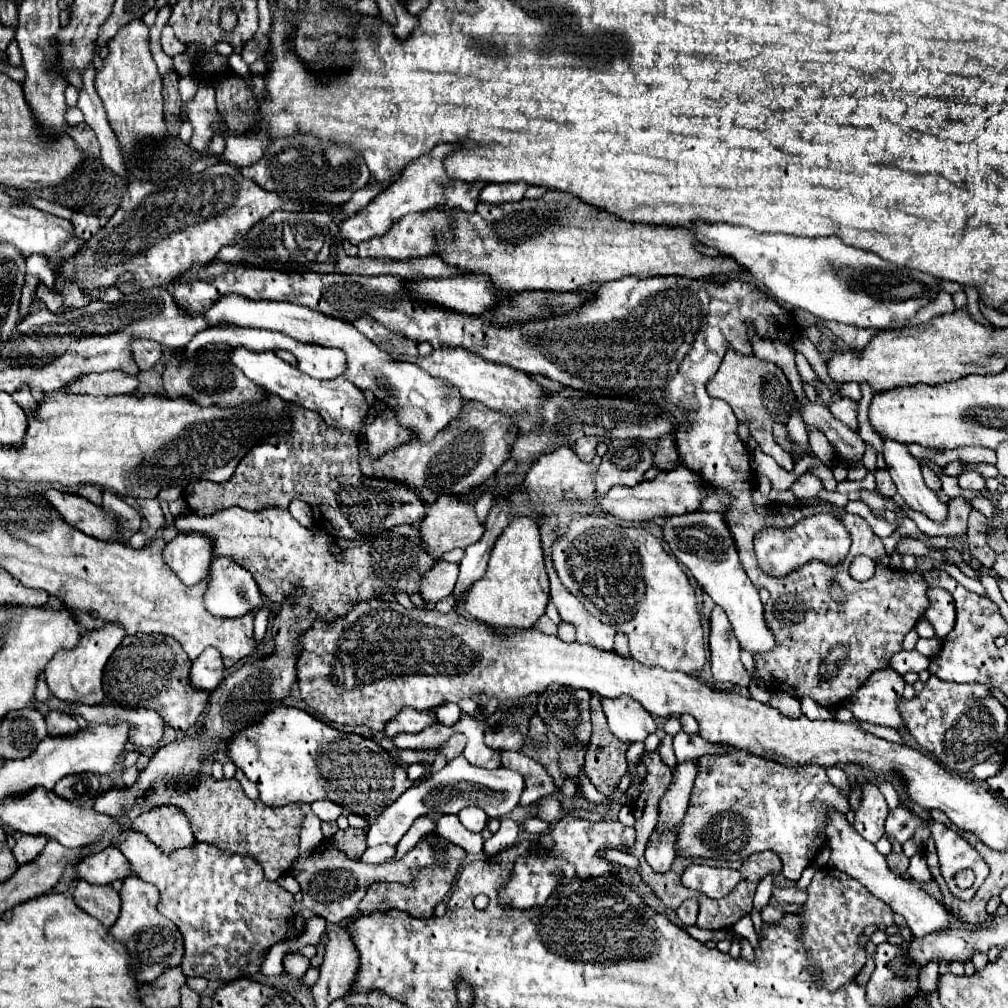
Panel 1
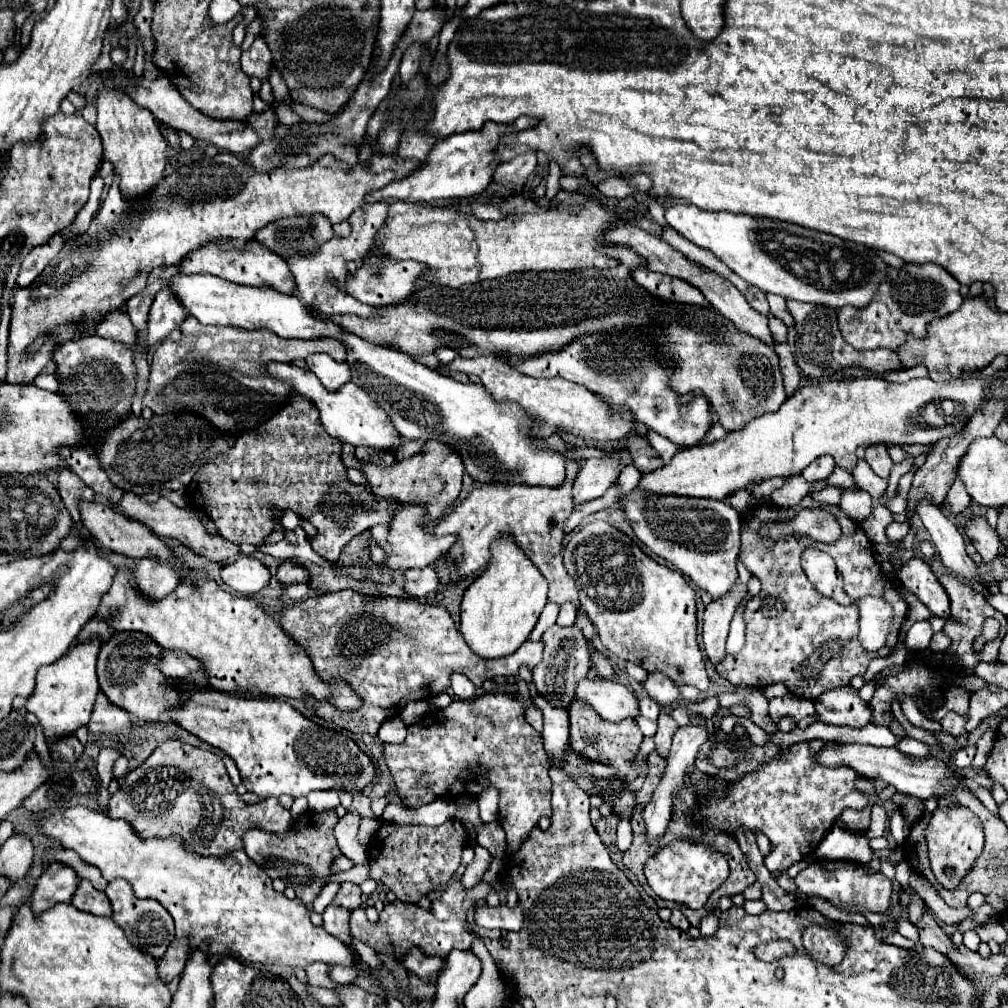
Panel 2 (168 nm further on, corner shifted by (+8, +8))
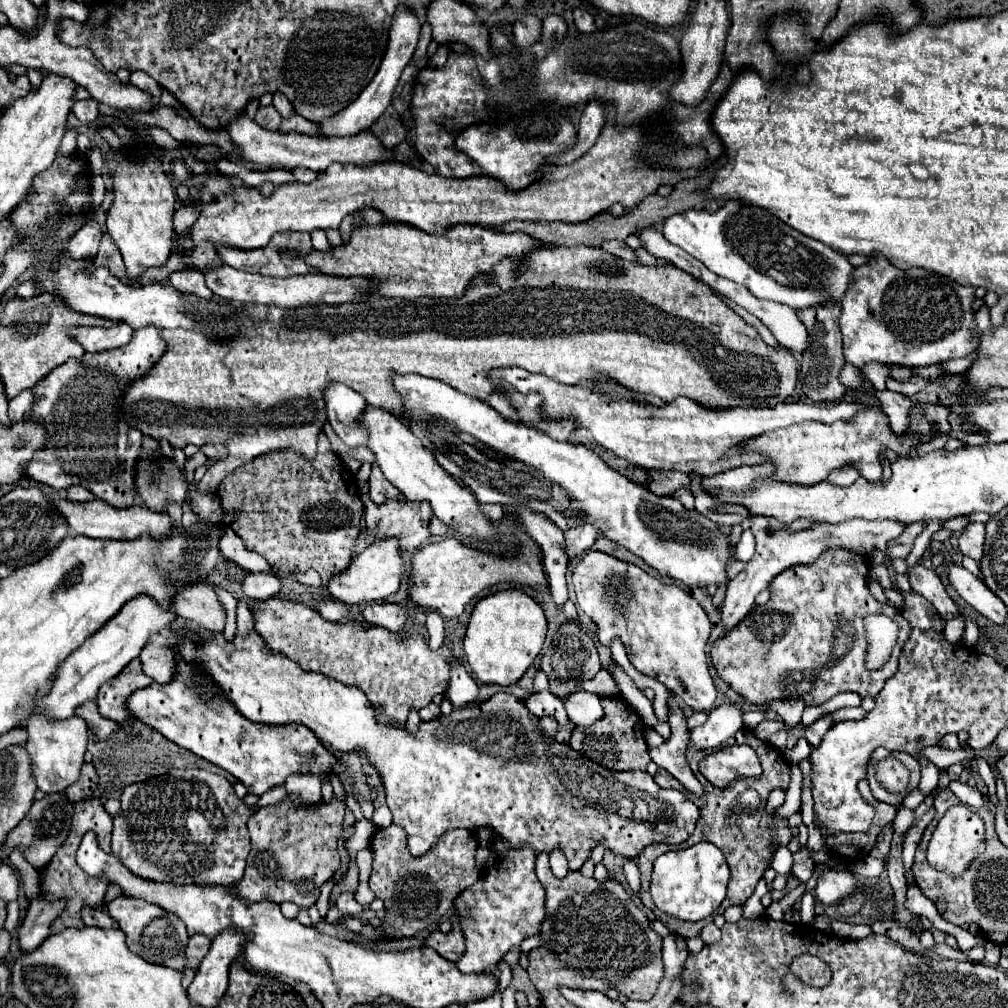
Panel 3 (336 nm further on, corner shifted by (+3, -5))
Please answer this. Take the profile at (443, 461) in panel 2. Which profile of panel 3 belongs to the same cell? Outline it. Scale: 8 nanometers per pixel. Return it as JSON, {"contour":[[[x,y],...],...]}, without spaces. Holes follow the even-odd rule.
{"contour":[[[395,500],[377,506],[365,506],[365,524],[367,534],[373,540],[381,538],[397,538],[399,552],[415,550],[429,540],[429,518],[431,506],[423,502],[409,502],[409,500]]]}

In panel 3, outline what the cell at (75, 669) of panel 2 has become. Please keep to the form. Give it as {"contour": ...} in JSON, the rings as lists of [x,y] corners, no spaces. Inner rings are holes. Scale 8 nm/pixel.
{"contour":[[[35,714],[29,718],[27,726],[27,744],[25,750],[31,760],[31,772],[35,778],[35,784],[41,792],[53,794],[53,792],[63,792],[67,786],[79,780],[79,772],[83,766],[83,754],[87,750],[87,724],[71,716],[67,720],[57,720],[49,722],[47,718]]]}

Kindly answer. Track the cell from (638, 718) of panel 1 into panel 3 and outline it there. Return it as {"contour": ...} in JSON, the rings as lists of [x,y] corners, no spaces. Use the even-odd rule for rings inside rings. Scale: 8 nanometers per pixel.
{"contour":[[[575,692],[569,694],[565,700],[565,710],[569,720],[575,726],[591,726],[593,722],[597,722],[603,716],[603,708],[601,708],[601,698],[597,694],[589,694],[589,692]]]}

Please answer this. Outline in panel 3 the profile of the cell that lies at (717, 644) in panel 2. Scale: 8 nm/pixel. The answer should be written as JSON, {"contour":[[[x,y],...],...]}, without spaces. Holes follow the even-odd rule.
{"contour":[[[753,518],[751,524],[751,532],[755,536],[757,548],[753,558],[745,564],[743,572],[737,574],[737,578],[733,578],[727,584],[727,594],[725,600],[721,604],[721,614],[723,614],[723,624],[725,630],[731,630],[735,624],[739,624],[743,620],[743,616],[747,616],[747,612],[753,608],[755,604],[755,596],[765,590],[769,586],[769,582],[781,574],[787,568],[793,568],[797,564],[813,564],[817,560],[817,556],[821,552],[825,552],[827,548],[845,548],[849,552],[857,552],[857,554],[869,554],[873,548],[885,550],[887,542],[901,536],[901,532],[905,530],[903,522],[897,520],[847,520],[843,524],[817,524],[811,526],[807,530],[775,530],[771,528],[767,518]]]}

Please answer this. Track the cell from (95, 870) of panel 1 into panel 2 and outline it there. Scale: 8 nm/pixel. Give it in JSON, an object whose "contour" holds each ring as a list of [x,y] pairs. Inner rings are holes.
{"contour":[[[52,863],[42,877],[36,881],[34,895],[30,899],[32,911],[42,913],[48,907],[56,903],[70,903],[76,887],[78,887],[78,875],[72,867],[64,863]]]}

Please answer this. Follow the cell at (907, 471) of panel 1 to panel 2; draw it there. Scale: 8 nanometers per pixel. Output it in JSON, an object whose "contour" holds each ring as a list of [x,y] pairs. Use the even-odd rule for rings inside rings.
{"contour":[[[920,497],[916,503],[916,513],[928,529],[942,563],[962,579],[982,579],[982,573],[976,569],[976,563],[966,555],[964,537],[960,535],[956,525],[946,519],[942,507],[936,505],[930,497]]]}

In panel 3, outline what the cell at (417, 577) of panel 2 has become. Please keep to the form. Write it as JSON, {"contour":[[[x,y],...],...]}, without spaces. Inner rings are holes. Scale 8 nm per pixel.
{"contour":[[[375,602],[375,604],[369,604],[361,612],[361,616],[367,626],[381,626],[381,628],[387,628],[389,632],[399,632],[405,626],[407,610],[401,608],[399,604]]]}

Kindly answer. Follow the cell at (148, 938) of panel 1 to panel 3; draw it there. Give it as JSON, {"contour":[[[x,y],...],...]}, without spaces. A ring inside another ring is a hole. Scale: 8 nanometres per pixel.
{"contour":[[[119,896],[113,902],[109,902],[107,912],[111,914],[113,920],[117,920],[119,928],[125,932],[127,946],[133,954],[141,956],[151,964],[161,964],[173,970],[185,968],[185,948],[187,948],[189,934],[185,924],[175,914],[171,914],[171,920],[169,920],[169,912],[165,912],[161,906],[149,904],[139,898],[129,898],[129,896]],[[145,928],[147,928],[147,936],[143,936]]]}

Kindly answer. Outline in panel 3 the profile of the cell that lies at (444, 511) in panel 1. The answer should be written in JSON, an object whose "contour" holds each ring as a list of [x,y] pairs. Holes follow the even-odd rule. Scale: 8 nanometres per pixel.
{"contour":[[[377,540],[375,544],[367,546],[363,552],[355,554],[351,564],[329,580],[327,590],[333,598],[351,606],[377,602],[399,590],[403,570],[405,570],[403,558],[401,558],[401,552],[395,548],[395,540]]]}

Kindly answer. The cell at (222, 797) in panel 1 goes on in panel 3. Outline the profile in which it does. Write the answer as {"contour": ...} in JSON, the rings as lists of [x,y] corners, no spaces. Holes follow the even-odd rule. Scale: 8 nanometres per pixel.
{"contour":[[[173,768],[167,776],[159,776],[155,780],[145,780],[145,782],[137,782],[131,784],[123,790],[121,794],[121,810],[119,814],[113,818],[113,840],[111,840],[111,850],[115,856],[119,856],[119,862],[129,868],[137,878],[143,880],[151,880],[151,882],[167,882],[167,884],[199,884],[199,886],[229,886],[235,880],[241,880],[243,870],[245,870],[245,858],[249,854],[249,832],[247,832],[247,820],[251,818],[251,814],[255,812],[253,806],[247,806],[241,798],[237,798],[237,794],[233,792],[233,786],[217,774],[205,772],[205,770],[179,770]]]}

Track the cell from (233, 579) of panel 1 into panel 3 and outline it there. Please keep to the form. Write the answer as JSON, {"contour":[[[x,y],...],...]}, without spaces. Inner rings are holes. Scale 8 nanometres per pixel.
{"contour":[[[261,572],[261,574],[247,574],[243,584],[243,594],[251,600],[267,600],[279,594],[281,580],[275,572]]]}

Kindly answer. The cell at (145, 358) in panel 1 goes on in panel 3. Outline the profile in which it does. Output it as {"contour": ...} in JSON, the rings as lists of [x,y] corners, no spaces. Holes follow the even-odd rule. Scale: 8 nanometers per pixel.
{"contour":[[[117,324],[111,328],[73,328],[71,338],[83,346],[85,352],[103,352],[111,348],[125,346],[133,336],[127,324]]]}

